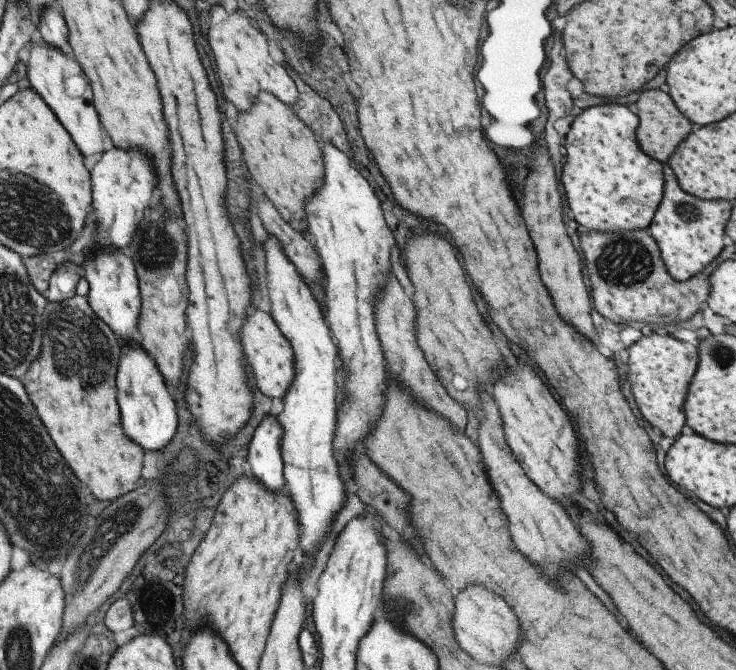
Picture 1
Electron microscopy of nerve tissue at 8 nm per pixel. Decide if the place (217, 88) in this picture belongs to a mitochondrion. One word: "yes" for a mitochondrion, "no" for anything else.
no

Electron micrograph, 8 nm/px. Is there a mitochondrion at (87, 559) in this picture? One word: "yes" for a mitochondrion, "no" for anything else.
yes

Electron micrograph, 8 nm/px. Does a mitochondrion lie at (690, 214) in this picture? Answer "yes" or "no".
yes

